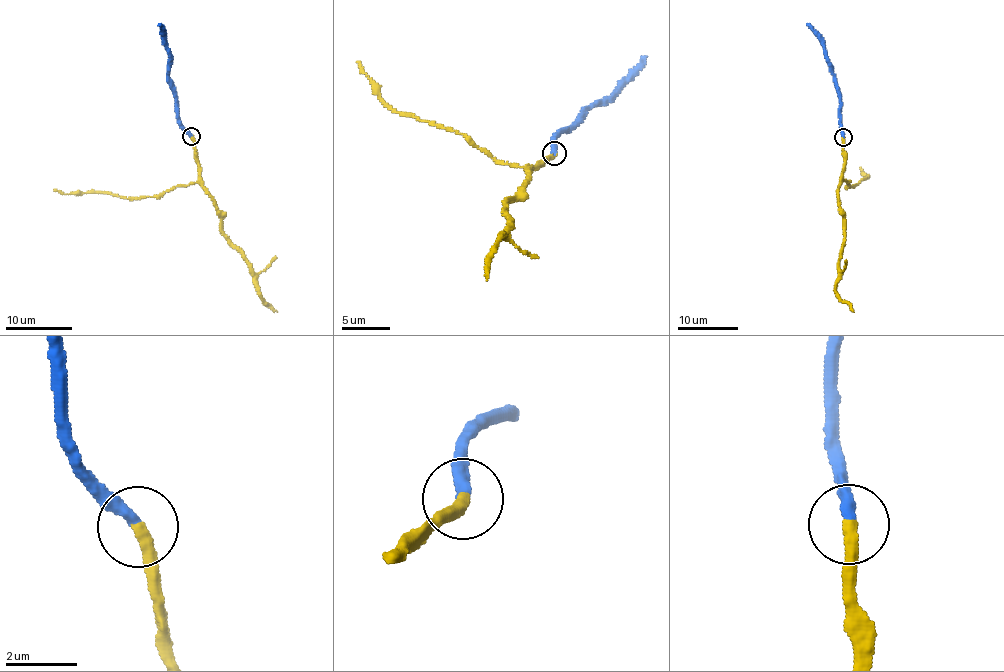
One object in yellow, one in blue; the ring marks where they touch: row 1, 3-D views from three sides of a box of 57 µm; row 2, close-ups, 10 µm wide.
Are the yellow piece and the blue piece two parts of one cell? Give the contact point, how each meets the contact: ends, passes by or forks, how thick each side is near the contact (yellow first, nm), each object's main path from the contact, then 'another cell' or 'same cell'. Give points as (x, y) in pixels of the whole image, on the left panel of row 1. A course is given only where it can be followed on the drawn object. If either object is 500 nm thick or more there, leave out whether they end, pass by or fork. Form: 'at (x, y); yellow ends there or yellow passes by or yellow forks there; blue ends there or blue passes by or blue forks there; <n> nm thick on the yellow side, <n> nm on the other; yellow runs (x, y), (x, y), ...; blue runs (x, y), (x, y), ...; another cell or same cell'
at (191, 136); yellow ends there; blue ends there; 360 nm thick on the yellow side, 320 nm on the other; yellow runs (191, 137), (199, 181), (214, 201), (221, 219), (221, 232), (250, 268), (253, 281), (265, 304), (277, 312); blue runs (191, 135), (177, 116), (177, 96), (169, 73), (170, 54), (160, 24); same cell

